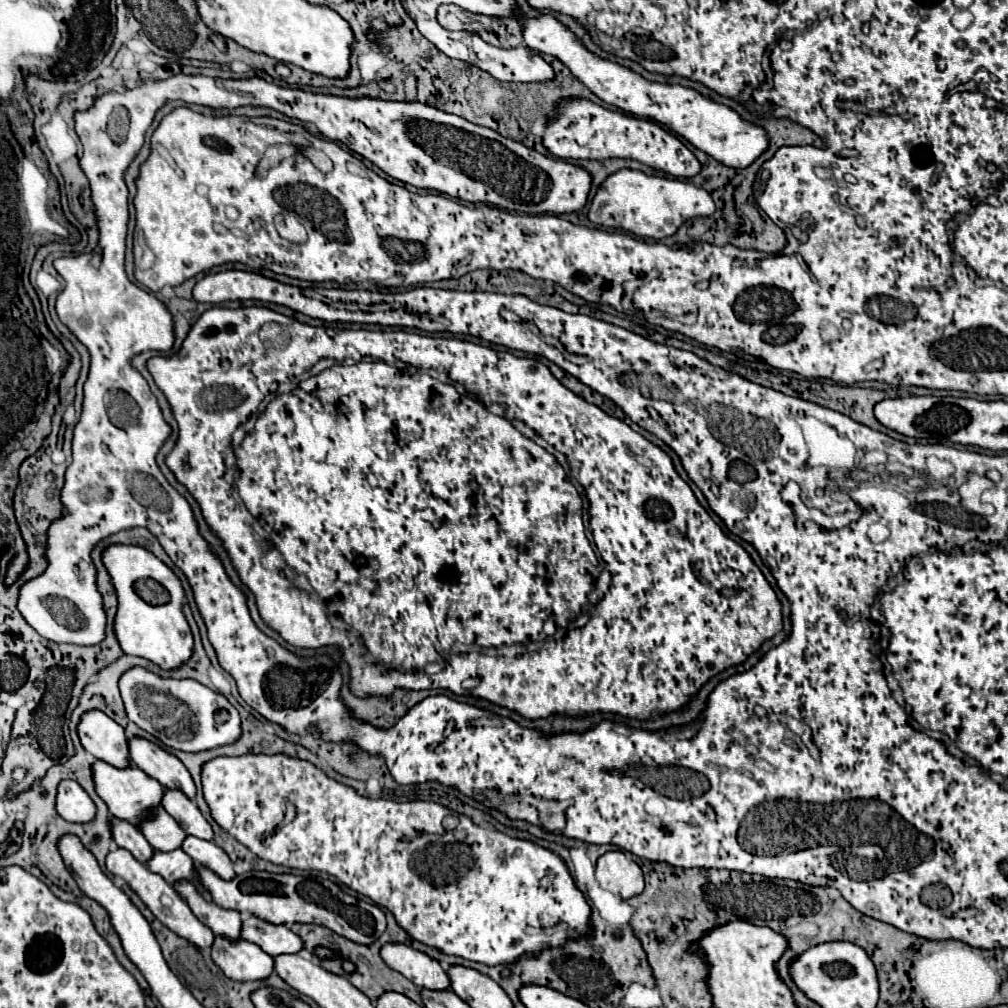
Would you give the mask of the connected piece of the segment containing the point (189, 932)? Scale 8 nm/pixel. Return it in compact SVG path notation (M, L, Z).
M115 847L115 849L109 851L109 855L107 855L107 871L111 871L111 873L117 875L117 877L121 877L121 879L141 897L141 901L149 907L149 911L151 911L165 927L169 927L173 933L177 933L179 937L191 941L193 945L197 945L197 947L201 947L201 949L209 949L209 947L211 947L211 943L213 943L213 939L215 939L215 935L211 933L211 929L207 929L207 925L203 925L203 923L191 913L189 905L175 893L175 889L173 889L163 877L159 877L157 873L149 871L149 867L143 865L141 861L135 861L135 857L133 857L131 853L127 853L127 849Z

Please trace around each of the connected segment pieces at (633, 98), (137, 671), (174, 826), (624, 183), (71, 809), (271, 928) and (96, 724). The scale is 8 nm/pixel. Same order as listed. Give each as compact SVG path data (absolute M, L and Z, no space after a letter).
M541 15L537 19L527 19L523 23L523 37L525 45L537 53L549 53L557 59L561 59L575 77L583 85L587 85L599 99L605 103L611 103L631 115L637 117L651 117L667 127L671 127L675 133L683 135L691 145L697 149L709 153L715 157L719 163L727 167L747 167L753 163L769 145L767 133L743 121L735 111L731 111L725 105L719 105L703 95L699 95L693 89L685 89L681 85L661 85L661 83L651 83L639 77L637 73L619 67L611 61L599 59L597 55L589 53L571 31L567 31L557 19L551 15Z
M131 667L119 677L119 691L127 717L171 749L197 753L233 743L241 735L239 713L227 697L193 679L159 677L145 667Z
M163 807L155 809L155 817L147 817L139 829L155 851L173 851L181 847L187 835Z
M619 169L601 183L587 217L599 227L623 229L643 239L663 239L675 235L683 221L709 217L713 211L716 206L711 195L689 181L647 175L637 169Z
M61 781L57 785L55 809L63 819L75 823L87 823L95 815L95 805L91 797L77 781Z
M243 917L243 939L259 945L271 957L281 953L297 953L303 941L287 925L267 925L259 917Z
M97 709L83 713L77 725L77 735L85 751L89 751L95 759L101 759L115 767L129 767L125 731L105 713L99 713Z

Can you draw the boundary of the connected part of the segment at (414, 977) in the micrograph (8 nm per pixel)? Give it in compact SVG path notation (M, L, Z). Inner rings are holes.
M385 943L381 949L381 957L391 969L411 979L417 987L427 987L427 989L449 987L449 977L443 971L443 967L429 955L417 949L411 949L409 945Z

